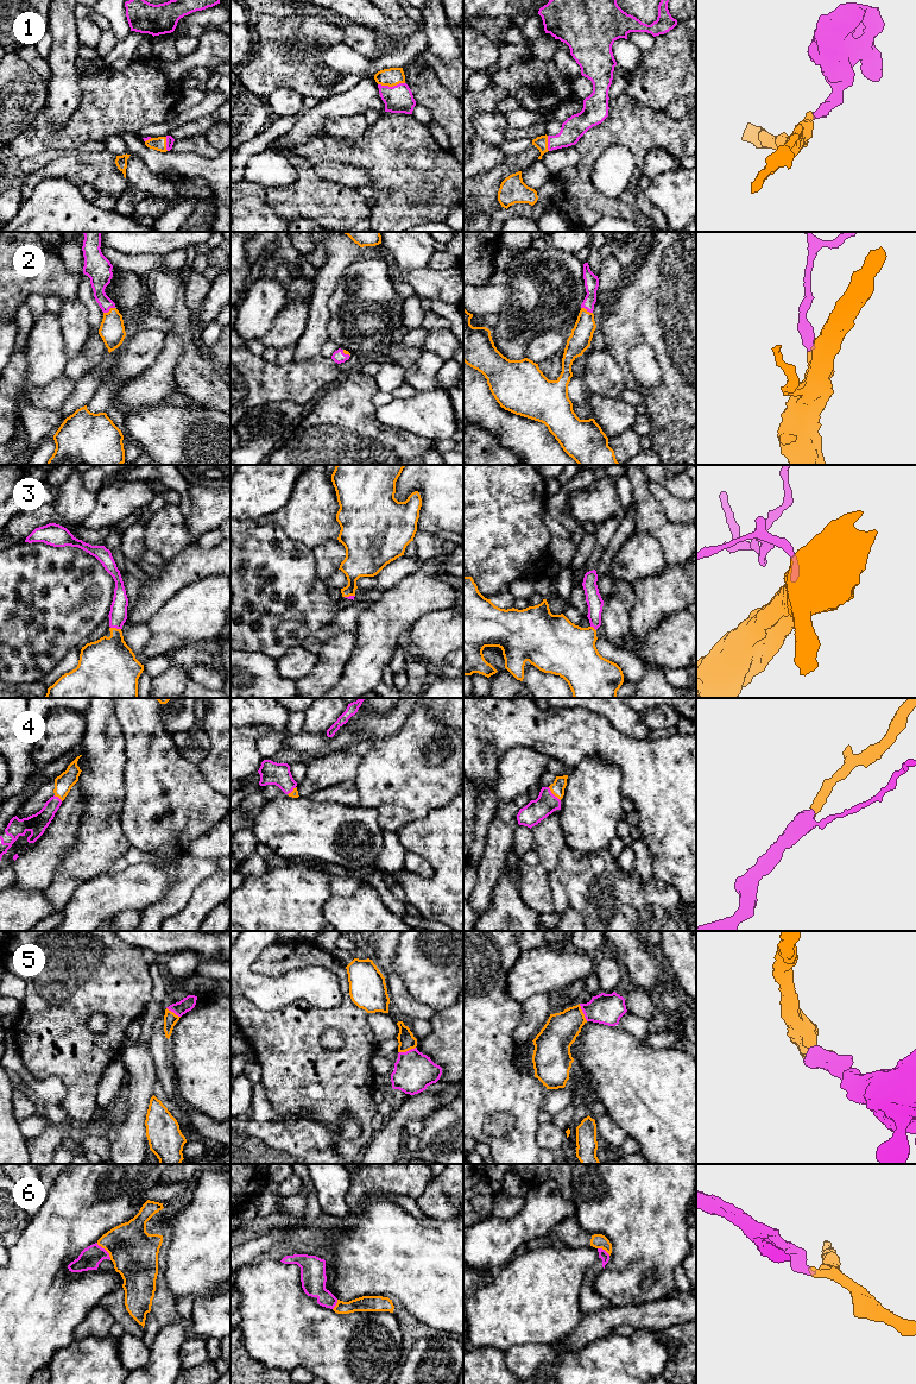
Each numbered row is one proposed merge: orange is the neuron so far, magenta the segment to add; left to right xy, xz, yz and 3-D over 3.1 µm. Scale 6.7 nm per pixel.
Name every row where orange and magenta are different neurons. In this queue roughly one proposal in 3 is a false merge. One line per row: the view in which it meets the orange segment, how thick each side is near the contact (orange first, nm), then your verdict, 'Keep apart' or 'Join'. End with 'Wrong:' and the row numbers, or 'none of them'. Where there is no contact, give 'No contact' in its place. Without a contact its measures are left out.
1: Touches orange in xz. Thickness 120 nm (orange) against 190 nm. Join
2: Touches orange in xy. Thickness 170 nm (orange) against 150 nm. Join
3: Touches orange in xy. Thickness 360 nm (orange) against 130 nm. Join
4: Touches orange in yz. Thickness 100 nm (orange) against 150 nm. Join
5: Touches orange in yz. Thickness 220 nm (orange) against 200 nm. Join
6: Touches orange in xy. Thickness 320 nm (orange) against 140 nm. Keep apart
Wrong: 6

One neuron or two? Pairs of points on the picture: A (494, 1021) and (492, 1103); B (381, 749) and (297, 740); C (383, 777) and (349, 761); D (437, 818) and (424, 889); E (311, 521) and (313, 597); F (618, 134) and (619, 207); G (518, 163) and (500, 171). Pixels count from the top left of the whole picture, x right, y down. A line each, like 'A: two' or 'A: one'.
A: one
B: two
C: two
D: one
E: two
F: one
G: one

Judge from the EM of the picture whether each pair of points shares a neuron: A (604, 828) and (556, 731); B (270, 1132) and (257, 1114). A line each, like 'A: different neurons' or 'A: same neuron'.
A: different neurons
B: different neurons

